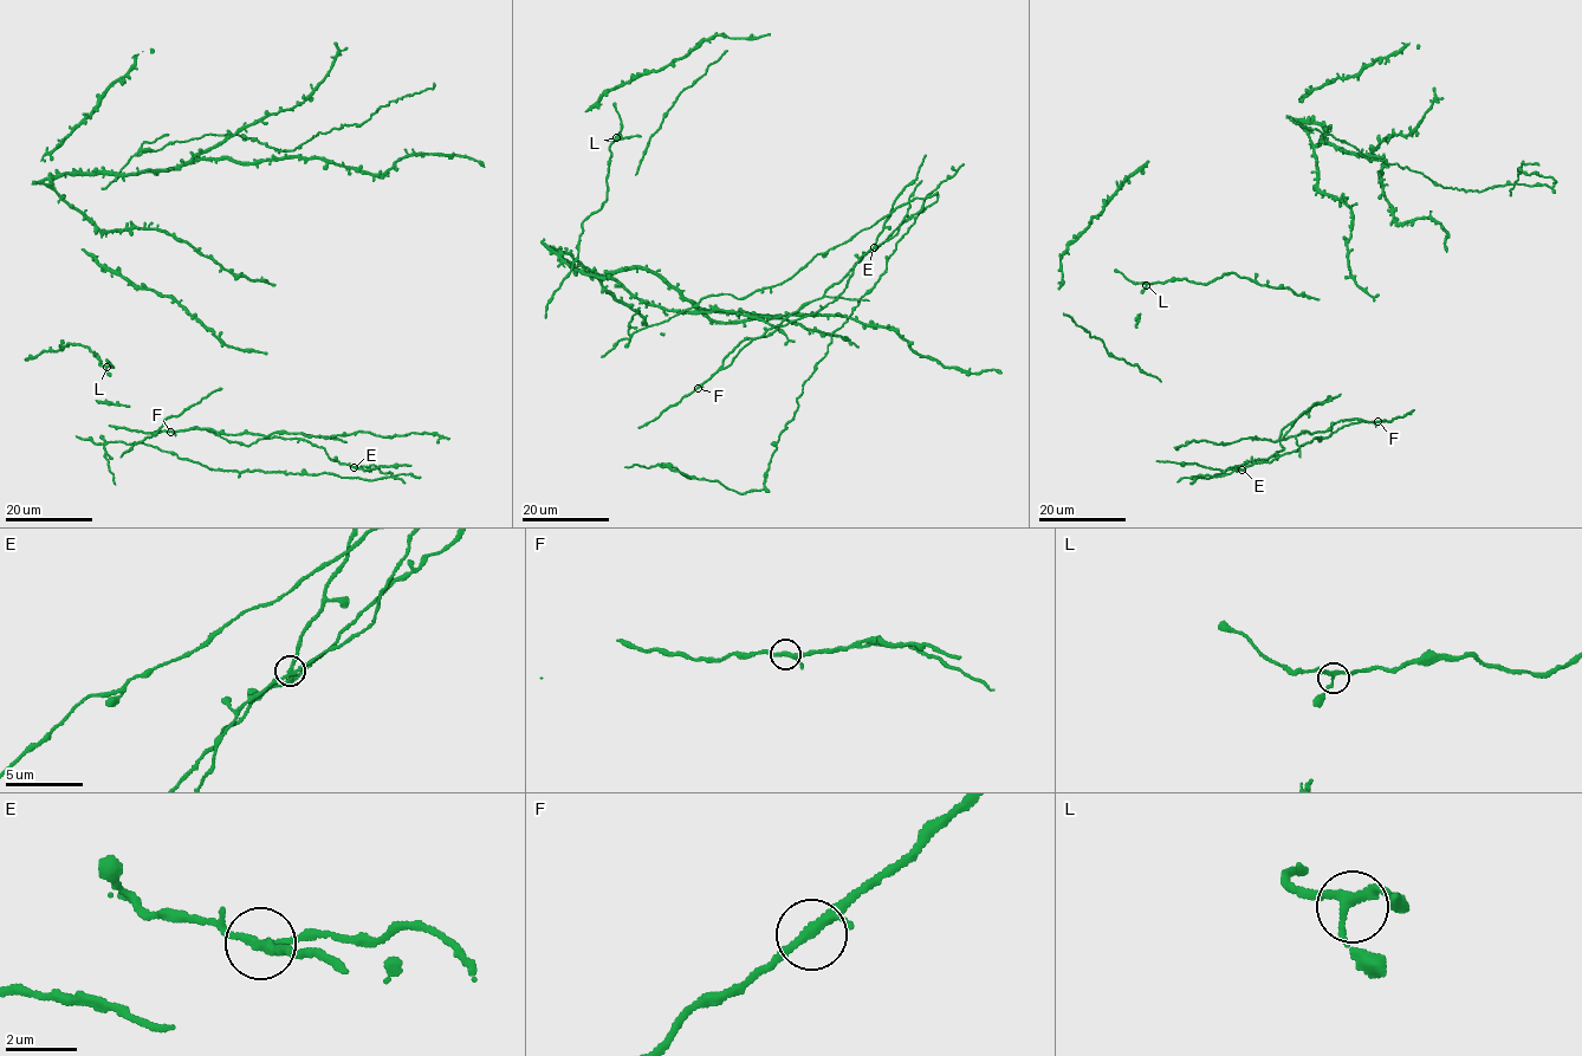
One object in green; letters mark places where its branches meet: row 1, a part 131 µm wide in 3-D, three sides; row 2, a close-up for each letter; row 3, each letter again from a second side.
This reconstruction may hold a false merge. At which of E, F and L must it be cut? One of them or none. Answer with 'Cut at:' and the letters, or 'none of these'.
Cut at: E

